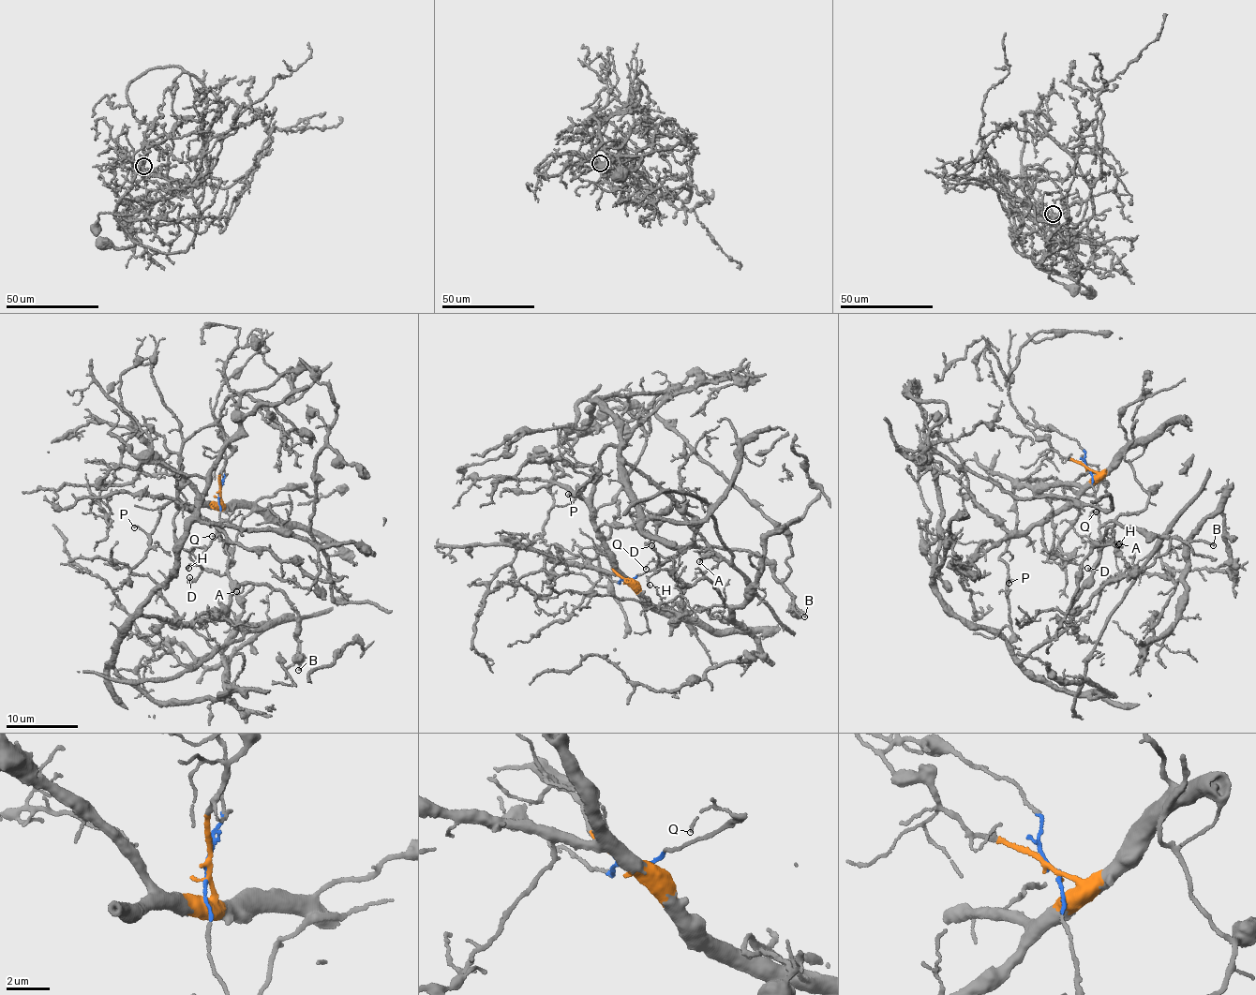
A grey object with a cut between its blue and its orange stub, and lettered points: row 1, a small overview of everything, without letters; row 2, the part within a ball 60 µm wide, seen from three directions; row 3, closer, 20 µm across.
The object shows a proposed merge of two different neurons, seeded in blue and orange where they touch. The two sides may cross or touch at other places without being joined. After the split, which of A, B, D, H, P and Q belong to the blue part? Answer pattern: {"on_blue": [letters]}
{"on_blue": ["A", "B", "D", "H", "Q"]}

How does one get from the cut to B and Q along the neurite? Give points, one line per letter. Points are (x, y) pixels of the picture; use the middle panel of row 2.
B: (624, 580), (656, 568), (688, 546), (744, 549), (770, 567), (772, 575), (805, 616)
Q: (624, 580), (660, 565), (649, 562), (646, 570)

